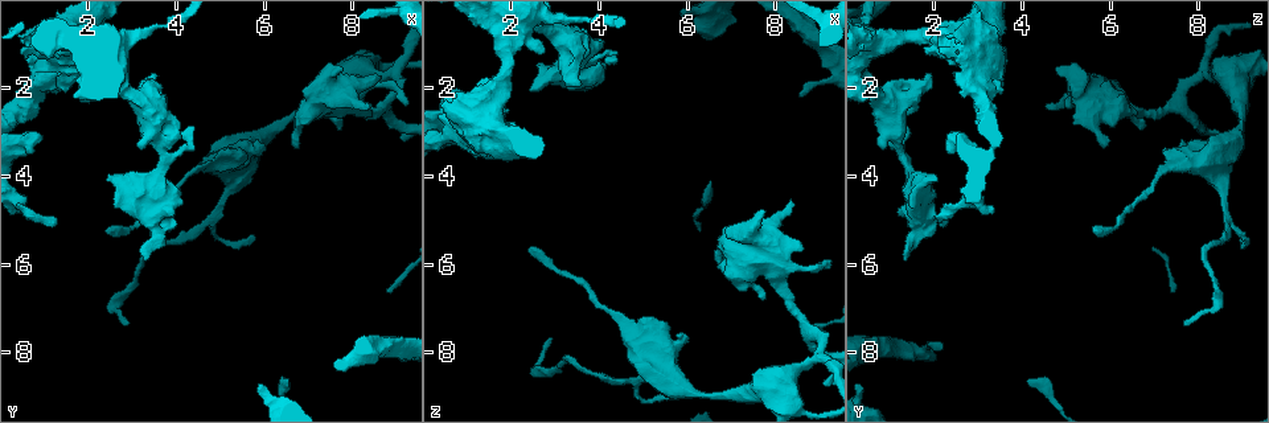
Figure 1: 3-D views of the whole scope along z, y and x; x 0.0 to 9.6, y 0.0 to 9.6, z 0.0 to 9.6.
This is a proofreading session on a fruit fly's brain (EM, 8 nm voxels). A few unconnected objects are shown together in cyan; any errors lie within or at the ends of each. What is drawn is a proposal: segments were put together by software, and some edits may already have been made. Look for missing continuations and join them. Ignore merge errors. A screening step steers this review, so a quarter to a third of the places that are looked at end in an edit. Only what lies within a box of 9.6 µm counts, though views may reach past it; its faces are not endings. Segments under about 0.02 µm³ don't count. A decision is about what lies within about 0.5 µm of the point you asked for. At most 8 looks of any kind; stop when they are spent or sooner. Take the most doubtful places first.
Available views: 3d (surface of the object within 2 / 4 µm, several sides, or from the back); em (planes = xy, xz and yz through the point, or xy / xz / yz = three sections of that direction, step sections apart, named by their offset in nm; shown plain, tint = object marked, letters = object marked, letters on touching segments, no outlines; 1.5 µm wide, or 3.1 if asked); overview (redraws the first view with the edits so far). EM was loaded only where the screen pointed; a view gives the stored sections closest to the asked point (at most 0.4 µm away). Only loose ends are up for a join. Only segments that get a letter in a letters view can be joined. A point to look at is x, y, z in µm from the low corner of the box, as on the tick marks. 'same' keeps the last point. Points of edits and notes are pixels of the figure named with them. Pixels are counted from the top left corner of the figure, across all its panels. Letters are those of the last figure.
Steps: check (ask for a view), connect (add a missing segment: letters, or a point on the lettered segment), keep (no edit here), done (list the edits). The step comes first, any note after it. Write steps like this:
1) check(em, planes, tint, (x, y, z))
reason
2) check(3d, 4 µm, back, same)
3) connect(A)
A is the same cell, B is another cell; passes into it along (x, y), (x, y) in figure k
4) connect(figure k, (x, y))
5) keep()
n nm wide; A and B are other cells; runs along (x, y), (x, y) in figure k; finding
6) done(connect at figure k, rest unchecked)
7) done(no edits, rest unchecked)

check(em, planes, letters, (3.70, 2.00, 1.20))
branch stops here

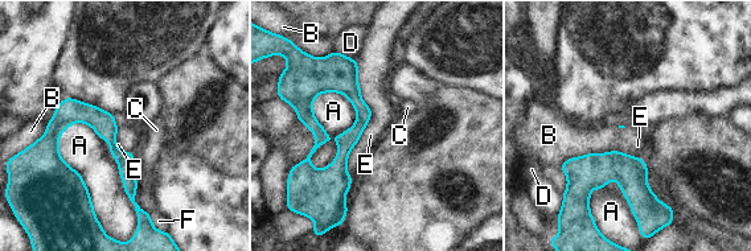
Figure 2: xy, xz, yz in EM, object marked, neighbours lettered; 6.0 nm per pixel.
keep()
A touches over 550 nm; A, B, C, D, E and F are other cells; runs along (343, 58), (361, 122), (345, 142), (340, 196) in figure 2; none of them fits

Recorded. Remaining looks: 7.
check(em, yz, step 4, letters, (9.10, 3.15, 8.75))
free end

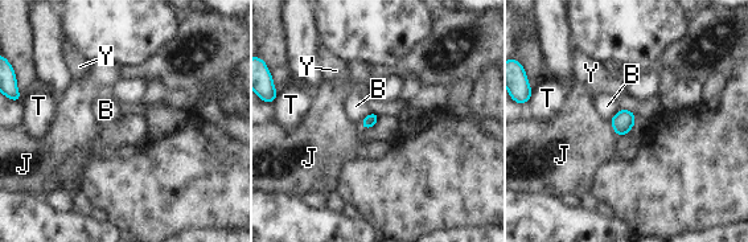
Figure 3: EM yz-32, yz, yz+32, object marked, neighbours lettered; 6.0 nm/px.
keep()
B touches over 120 nm; B, J, T and Y are other cells; border along (374, 113), (368, 114), (360, 123) in figure 3; no lettered segment goes on from it

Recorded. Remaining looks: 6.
check(3d, 2 µm, (8.40, 2.40, 4.50))
branch stops here

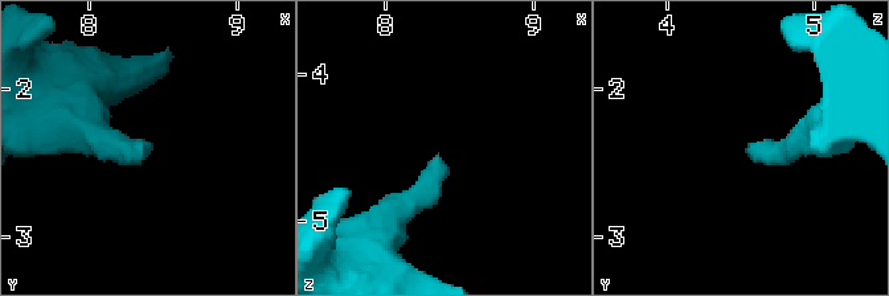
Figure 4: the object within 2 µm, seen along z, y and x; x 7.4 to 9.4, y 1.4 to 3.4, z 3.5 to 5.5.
check(em, xz, step 4, tint, (8.38, 2.42, 4.52))

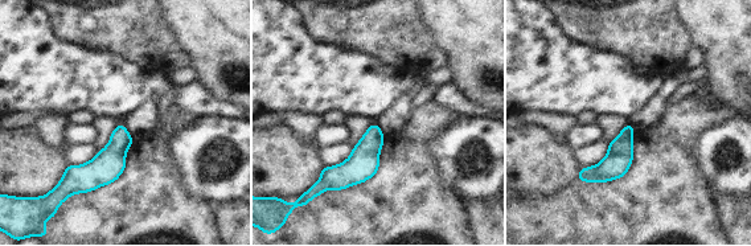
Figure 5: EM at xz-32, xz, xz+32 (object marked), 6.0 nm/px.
check(em, xz, step 4, letters, same)
see the neighbours

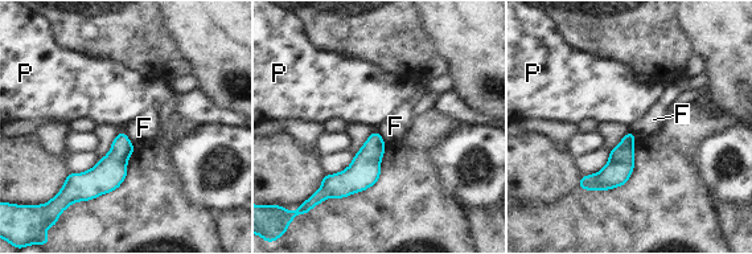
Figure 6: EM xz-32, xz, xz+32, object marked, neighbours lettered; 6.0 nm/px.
keep()
F and P are other cells; border along (376, 128), (386, 143) in figure 6; no lettered segment goes on from it

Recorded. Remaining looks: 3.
check(3d, 4 µm, (2.40, 4.15, 2.05))
free end

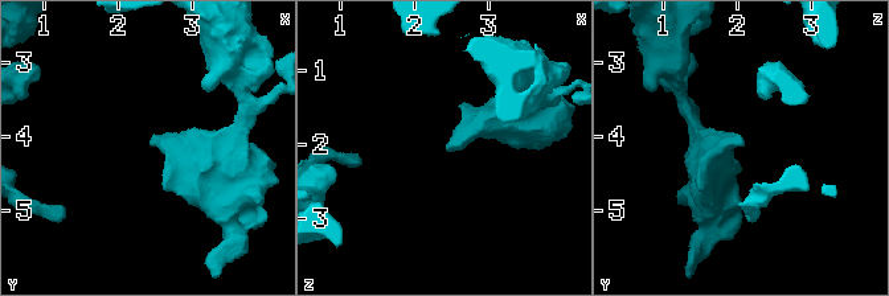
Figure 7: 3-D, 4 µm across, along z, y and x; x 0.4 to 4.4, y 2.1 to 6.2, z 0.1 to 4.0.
check(em, yz, step 8, tint, (2.40, 4.15, 2.10))
now the EM

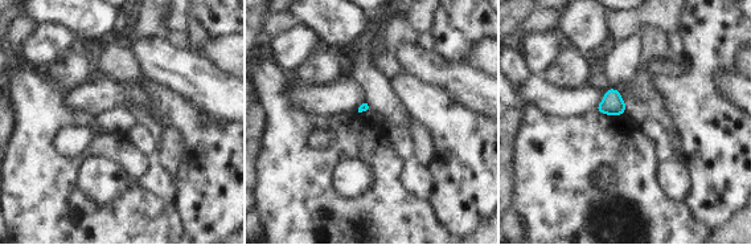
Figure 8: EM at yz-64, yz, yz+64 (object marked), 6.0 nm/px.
check(em, xy, step 8, letters, same)

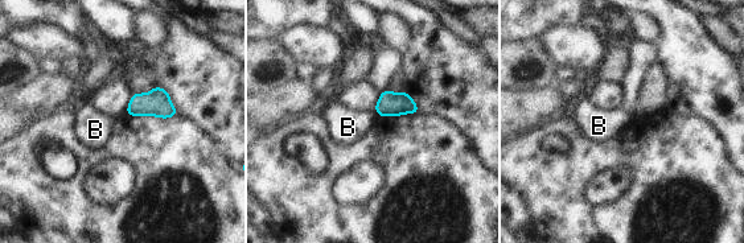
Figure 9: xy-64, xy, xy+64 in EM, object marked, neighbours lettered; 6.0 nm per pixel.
keep()
B is another cell; border along (374, 111), (378, 115) in figure 9; no lettered segment goes on from it

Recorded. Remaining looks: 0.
done(no edits, rest unchecked)

